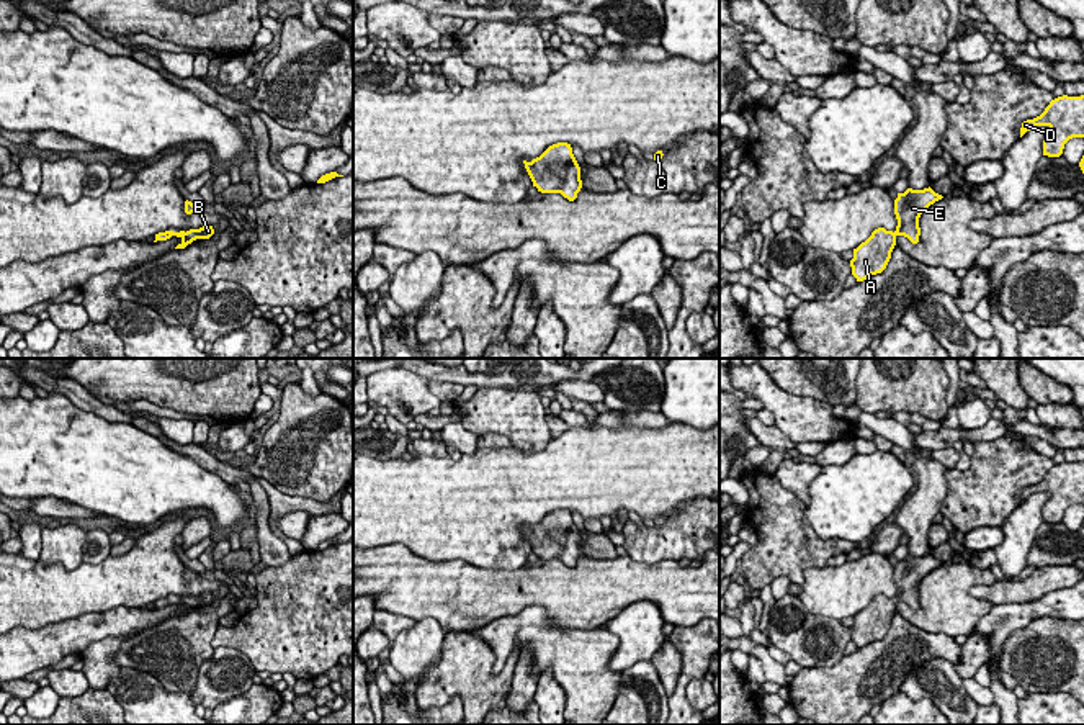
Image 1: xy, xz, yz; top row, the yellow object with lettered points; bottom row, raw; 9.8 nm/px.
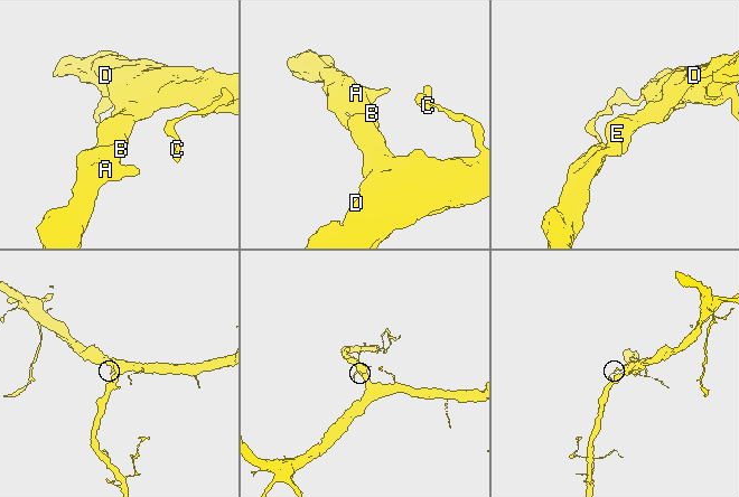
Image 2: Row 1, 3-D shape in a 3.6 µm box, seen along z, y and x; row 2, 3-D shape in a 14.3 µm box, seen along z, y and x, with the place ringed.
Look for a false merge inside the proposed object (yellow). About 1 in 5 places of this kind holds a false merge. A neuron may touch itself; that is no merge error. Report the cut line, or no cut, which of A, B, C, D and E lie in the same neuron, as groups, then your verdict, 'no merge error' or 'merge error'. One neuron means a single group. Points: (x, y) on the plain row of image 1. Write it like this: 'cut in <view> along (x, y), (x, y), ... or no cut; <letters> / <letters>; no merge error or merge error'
no cut; A B C D E; no merge error

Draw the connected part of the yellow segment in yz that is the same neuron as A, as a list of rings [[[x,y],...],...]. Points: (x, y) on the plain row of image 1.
[[[930,553],[924,556],[907,555],[904,560],[898,560],[894,566],[896,597],[878,594],[865,609],[853,615],[850,633],[857,648],[863,648],[886,635],[898,602],[904,602],[912,610],[917,610],[921,602],[921,581],[942,565],[943,563],[935,560]]]

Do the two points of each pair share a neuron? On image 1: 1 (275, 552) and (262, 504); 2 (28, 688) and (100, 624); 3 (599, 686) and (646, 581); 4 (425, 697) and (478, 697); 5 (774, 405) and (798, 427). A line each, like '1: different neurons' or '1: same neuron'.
1: same neuron
2: different neurons
3: different neurons
4: same neuron
5: same neuron

